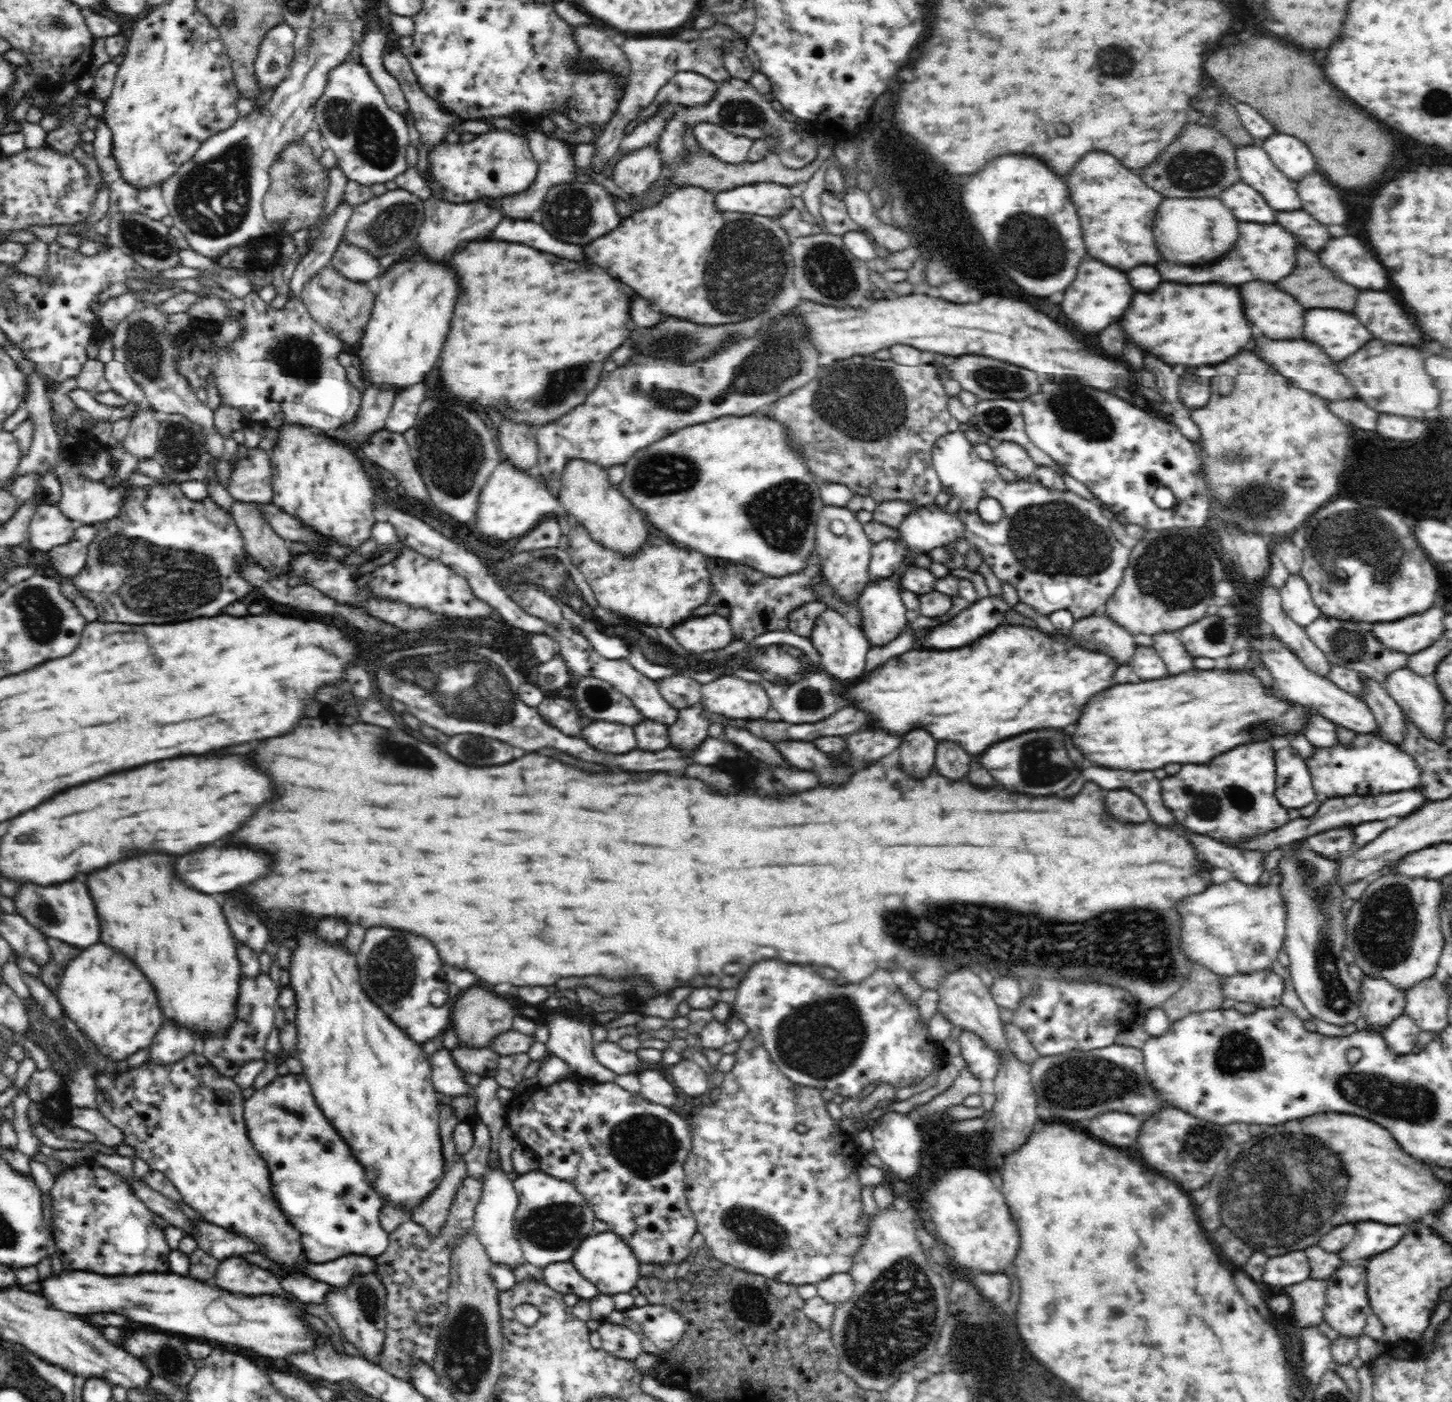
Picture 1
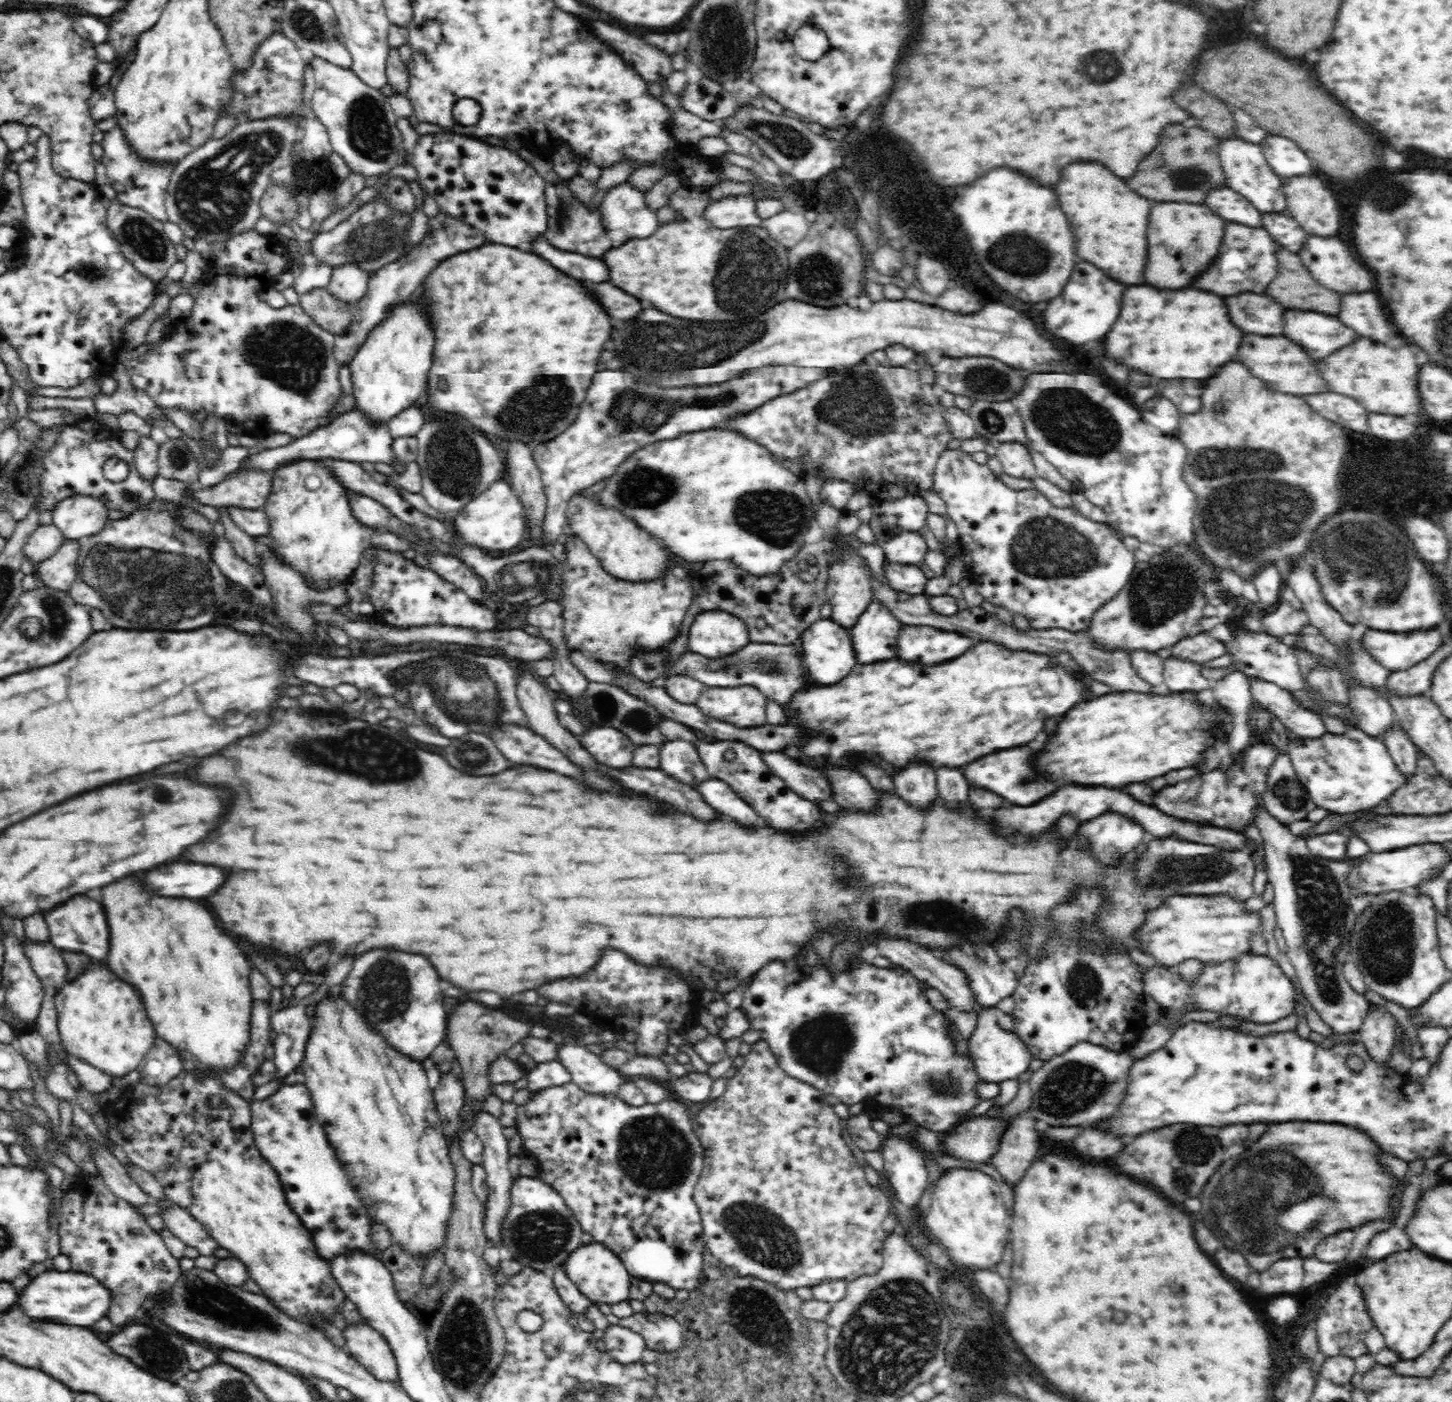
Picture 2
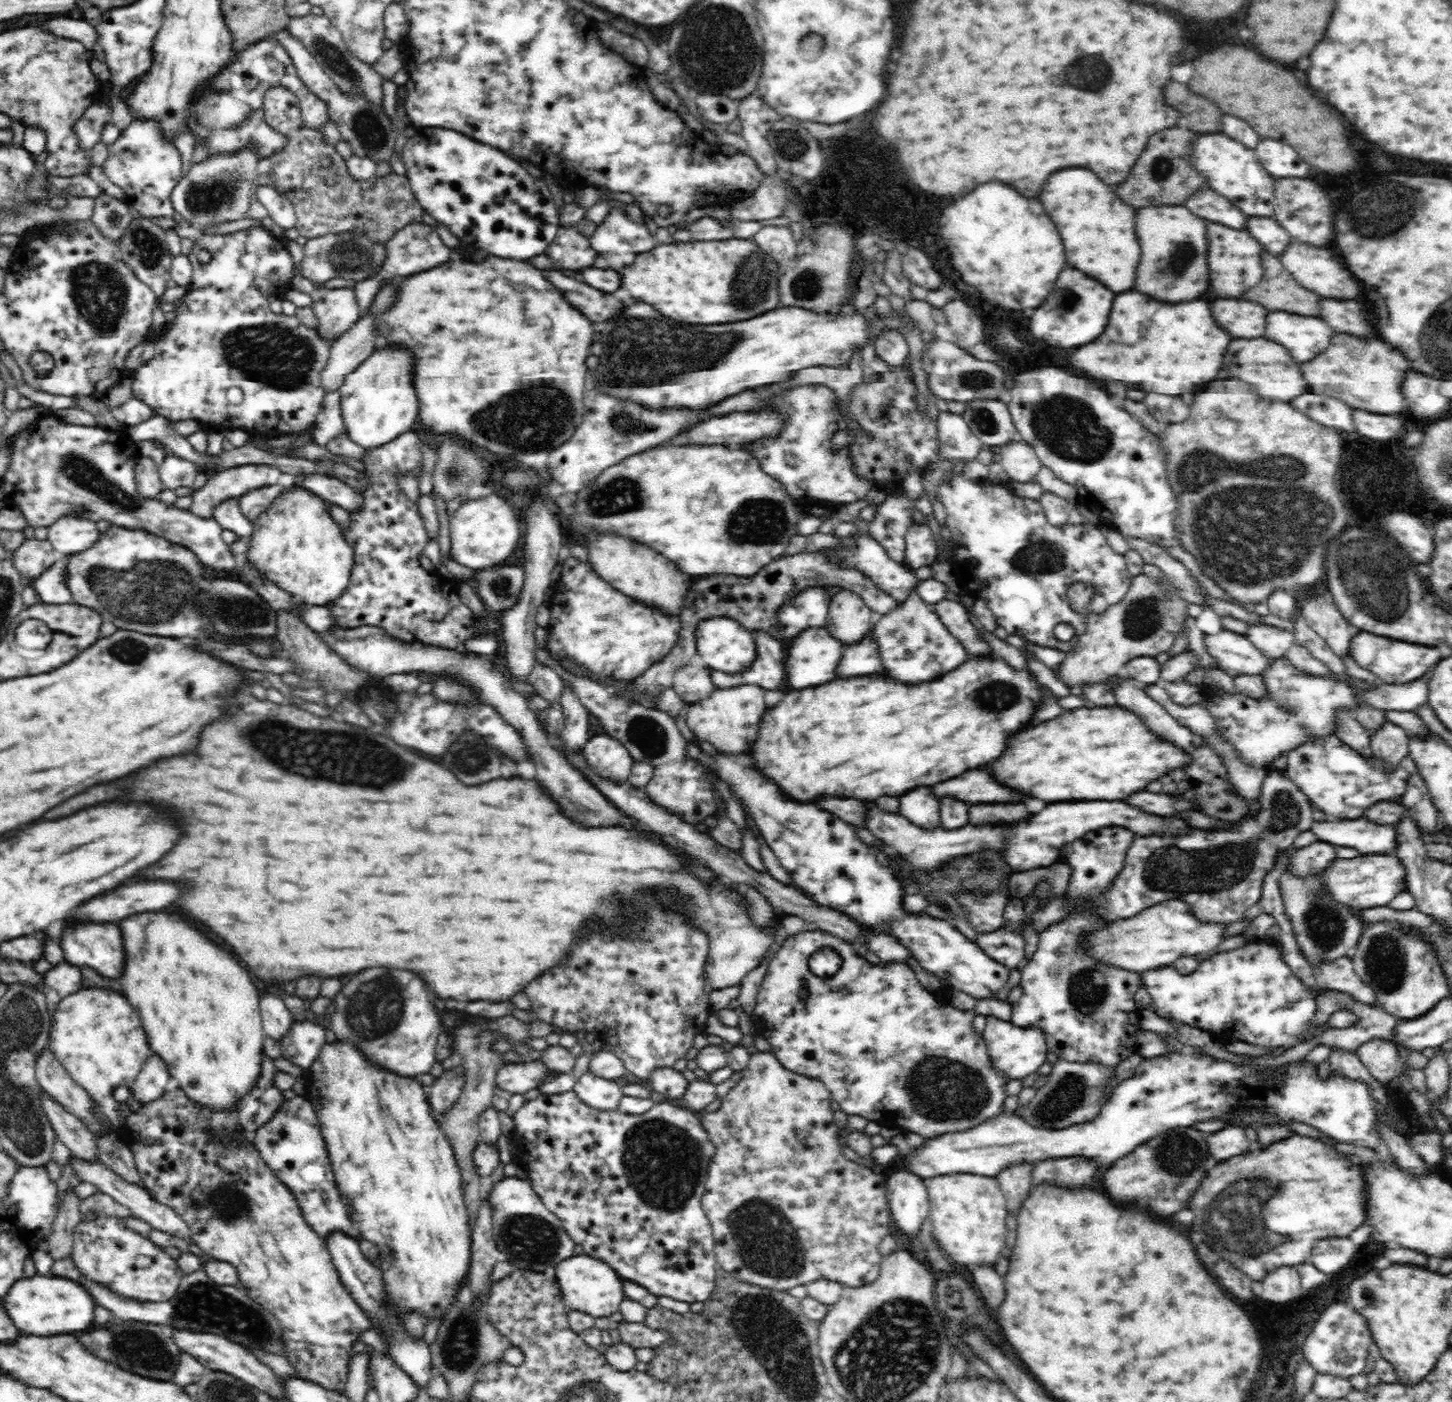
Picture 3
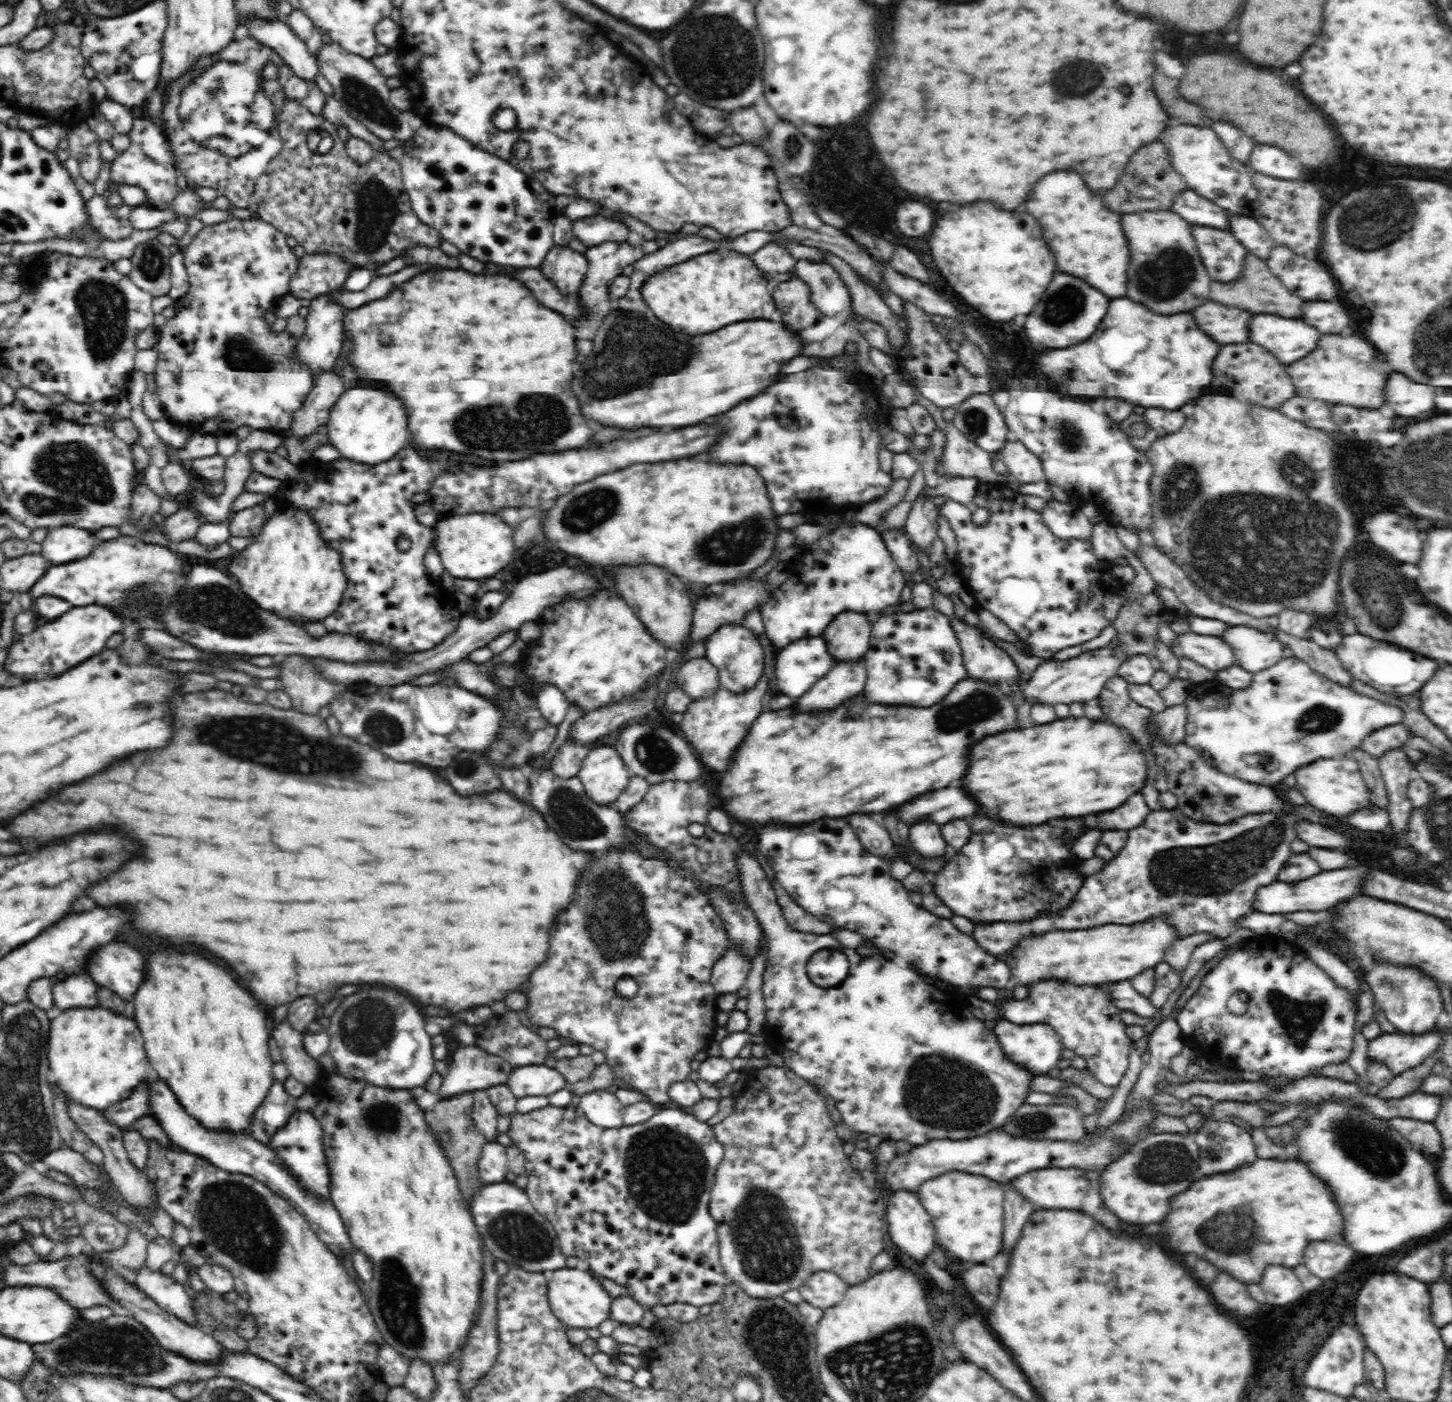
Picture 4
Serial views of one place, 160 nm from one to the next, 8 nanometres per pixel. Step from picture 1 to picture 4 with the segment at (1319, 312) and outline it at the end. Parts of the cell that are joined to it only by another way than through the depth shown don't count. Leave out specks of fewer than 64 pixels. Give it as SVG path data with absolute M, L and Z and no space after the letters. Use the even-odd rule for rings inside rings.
M1258 314L1252 320L1252 342L1264 344L1282 364L1292 364L1310 354L1320 340L1320 332L1302 320L1274 314Z

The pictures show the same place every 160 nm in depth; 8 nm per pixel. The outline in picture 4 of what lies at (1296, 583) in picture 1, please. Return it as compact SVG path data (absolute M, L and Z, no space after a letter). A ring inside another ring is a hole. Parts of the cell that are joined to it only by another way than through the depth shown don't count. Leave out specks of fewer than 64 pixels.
M1228 625L1226 628L1220 638L1227 642L1237 666L1246 673L1262 672L1284 658L1282 644L1273 633L1247 625Z

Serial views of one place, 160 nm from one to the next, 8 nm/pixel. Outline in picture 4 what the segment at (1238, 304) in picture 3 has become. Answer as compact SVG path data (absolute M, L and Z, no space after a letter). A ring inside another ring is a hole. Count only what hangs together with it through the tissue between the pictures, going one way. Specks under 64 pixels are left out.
M1216 302L1202 304L1194 308L1200 316L1200 324L1208 328L1208 336L1216 336L1220 344L1240 344L1248 342L1248 320L1250 314L1232 306L1222 306Z

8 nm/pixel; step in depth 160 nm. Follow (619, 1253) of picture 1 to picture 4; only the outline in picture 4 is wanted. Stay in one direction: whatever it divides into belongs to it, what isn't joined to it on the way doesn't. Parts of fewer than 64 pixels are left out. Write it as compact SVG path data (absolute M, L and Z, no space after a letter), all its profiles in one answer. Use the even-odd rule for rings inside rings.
M564 1267L548 1273L547 1297L552 1313L564 1323L567 1329L597 1328L601 1322L608 1320L610 1306L613 1298L610 1297L604 1287L598 1283L598 1279L586 1271L585 1267L572 1269Z

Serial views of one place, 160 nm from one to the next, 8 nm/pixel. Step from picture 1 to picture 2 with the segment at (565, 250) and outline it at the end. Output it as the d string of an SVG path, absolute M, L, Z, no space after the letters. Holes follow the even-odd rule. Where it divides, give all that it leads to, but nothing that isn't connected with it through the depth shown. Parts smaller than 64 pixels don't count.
M539 236L531 245L532 252L556 264L556 268L564 268L564 272L572 272L572 276L580 276L580 280L590 282L608 282L608 268L604 268L603 260L582 256L574 252L562 250L550 245L545 237Z

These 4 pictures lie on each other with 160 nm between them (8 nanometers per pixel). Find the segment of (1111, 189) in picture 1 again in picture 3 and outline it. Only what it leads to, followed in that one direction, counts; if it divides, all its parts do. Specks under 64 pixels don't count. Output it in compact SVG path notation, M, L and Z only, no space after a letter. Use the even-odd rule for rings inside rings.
M1066 168L1056 172L1040 192L1044 208L1052 212L1052 220L1060 224L1064 248L1068 248L1068 262L1096 280L1104 280L1112 292L1124 292L1134 286L1136 268L1140 262L1140 246L1134 228L1136 210L1122 204L1116 194L1098 176L1084 168Z

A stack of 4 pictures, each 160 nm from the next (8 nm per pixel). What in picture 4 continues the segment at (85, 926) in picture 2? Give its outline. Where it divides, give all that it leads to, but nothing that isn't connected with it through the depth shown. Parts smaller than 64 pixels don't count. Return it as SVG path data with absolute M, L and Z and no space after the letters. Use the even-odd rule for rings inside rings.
M112 942L102 946L87 962L87 972L100 987L112 988L112 992L124 1001L132 1001L135 997L136 984L140 984L140 954L122 942Z

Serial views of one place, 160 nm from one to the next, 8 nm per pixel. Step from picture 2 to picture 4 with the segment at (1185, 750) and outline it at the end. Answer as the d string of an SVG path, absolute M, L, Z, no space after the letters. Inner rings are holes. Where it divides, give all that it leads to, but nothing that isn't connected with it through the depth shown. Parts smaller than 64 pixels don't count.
M1088 718L1056 719L1036 728L988 736L988 740L976 748L976 764L972 764L968 776L964 776L964 784L968 784L972 792L980 792L980 800L984 800L980 812L996 812L996 816L1008 816L1008 820L1016 820L1016 824L1046 824L1048 820L1088 816L1118 808L1144 786L1148 764L1140 750L1132 736L1119 725L1114 726L1114 722L1092 724Z

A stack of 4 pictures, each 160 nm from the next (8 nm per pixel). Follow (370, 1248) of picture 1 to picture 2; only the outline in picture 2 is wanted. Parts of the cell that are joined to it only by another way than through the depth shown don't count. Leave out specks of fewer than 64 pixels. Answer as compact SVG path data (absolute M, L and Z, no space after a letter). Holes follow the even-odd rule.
M301 1081L296 1086L285 1085L274 1096L270 1096L266 1100L256 1101L256 1104L250 1106L252 1112L250 1129L255 1139L255 1145L260 1155L278 1173L287 1203L300 1218L304 1227L308 1229L317 1254L321 1258L331 1260L335 1256L344 1255L344 1252L355 1250L363 1250L379 1256L380 1252L372 1252L371 1229L374 1223L371 1207L360 1201L354 1187L346 1178L346 1172L344 1172L342 1164L336 1160L334 1150L328 1142L327 1134L324 1133L323 1126L316 1119L310 1092L303 1082Z

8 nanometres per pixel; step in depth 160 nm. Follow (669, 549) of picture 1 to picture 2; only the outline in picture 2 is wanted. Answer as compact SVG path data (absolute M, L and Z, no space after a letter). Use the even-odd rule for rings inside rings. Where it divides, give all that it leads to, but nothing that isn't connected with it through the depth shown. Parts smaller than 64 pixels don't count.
M574 534L567 538L565 553L558 596L565 625L564 639L569 649L588 652L594 660L624 672L629 670L636 655L660 652L676 640L694 595L686 565L672 564L660 579L632 583L604 571L596 555Z

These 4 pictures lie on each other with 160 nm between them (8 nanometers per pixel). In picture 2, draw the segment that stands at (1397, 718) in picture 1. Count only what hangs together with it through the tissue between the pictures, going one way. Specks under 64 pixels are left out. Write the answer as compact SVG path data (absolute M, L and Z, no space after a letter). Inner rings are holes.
M1398 724L1385 734L1385 746L1388 748L1390 756L1404 774L1406 780L1412 778L1417 771L1417 754L1416 746L1408 739L1408 735L1399 727Z

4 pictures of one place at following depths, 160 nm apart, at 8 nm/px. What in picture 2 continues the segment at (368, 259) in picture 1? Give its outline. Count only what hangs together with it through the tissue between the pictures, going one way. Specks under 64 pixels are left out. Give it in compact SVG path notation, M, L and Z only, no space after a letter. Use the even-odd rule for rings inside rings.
M346 264L333 272L334 276L326 286L328 292L331 292L336 300L340 300L340 303L357 305L366 294L372 274L361 270L356 264Z

